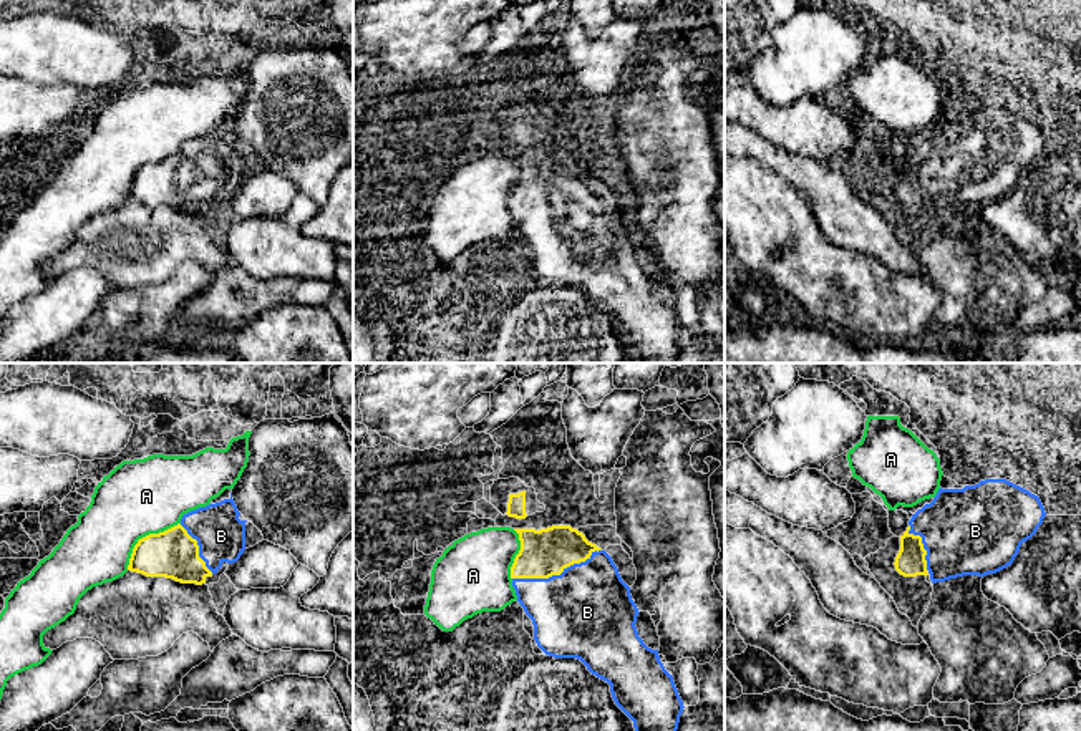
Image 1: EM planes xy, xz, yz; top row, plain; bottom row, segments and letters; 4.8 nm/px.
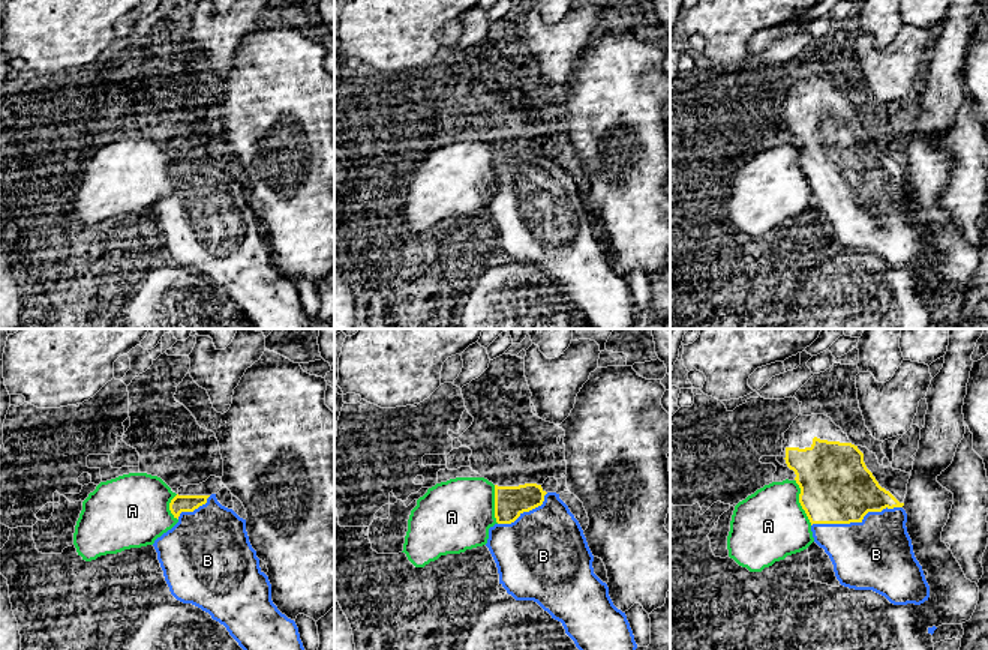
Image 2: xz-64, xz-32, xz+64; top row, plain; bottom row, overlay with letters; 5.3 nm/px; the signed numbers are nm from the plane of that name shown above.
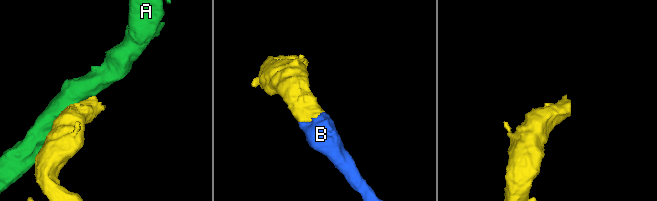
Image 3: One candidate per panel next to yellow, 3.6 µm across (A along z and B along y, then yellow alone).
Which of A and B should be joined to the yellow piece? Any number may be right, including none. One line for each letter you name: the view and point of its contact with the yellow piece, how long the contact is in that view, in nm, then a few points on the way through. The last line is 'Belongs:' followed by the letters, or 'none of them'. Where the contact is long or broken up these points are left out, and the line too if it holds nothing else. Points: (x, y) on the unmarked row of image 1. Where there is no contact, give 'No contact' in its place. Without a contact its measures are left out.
B: Touches yellow at xz (556, 203). Shared border 460 nm
Belongs: B

